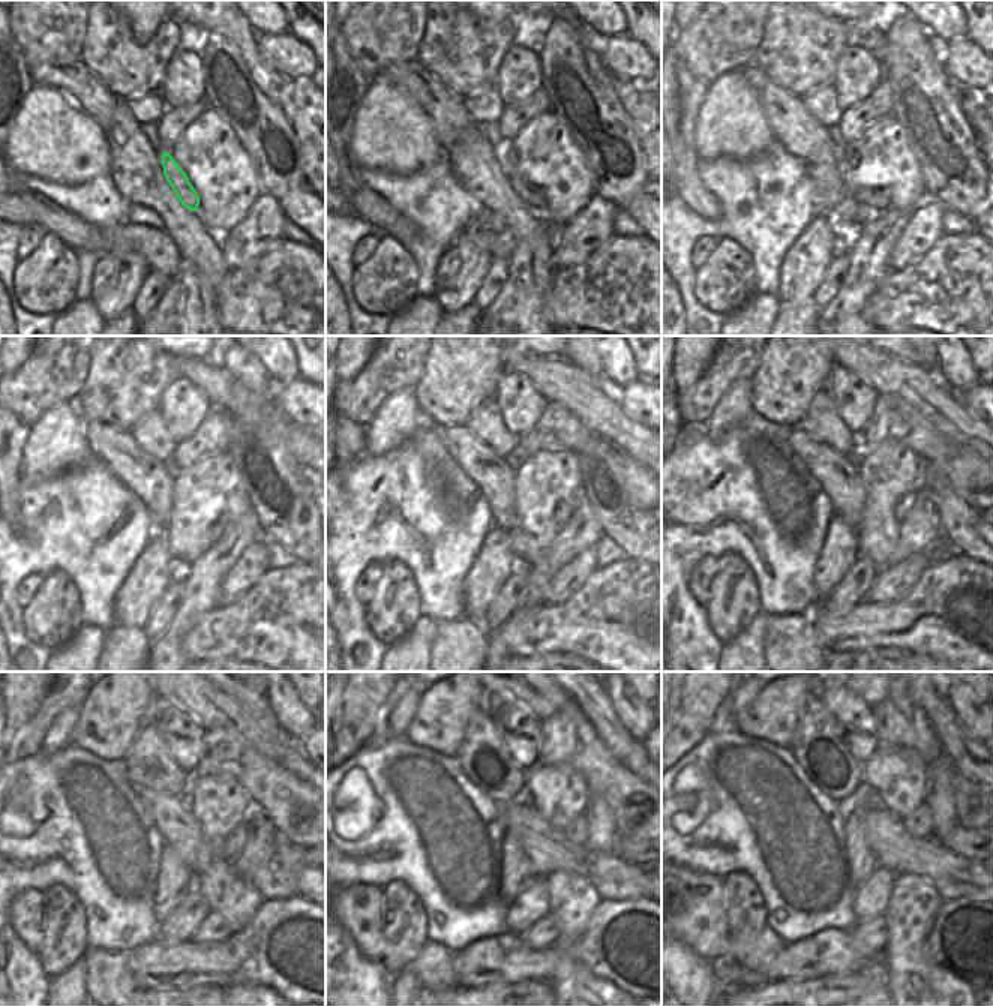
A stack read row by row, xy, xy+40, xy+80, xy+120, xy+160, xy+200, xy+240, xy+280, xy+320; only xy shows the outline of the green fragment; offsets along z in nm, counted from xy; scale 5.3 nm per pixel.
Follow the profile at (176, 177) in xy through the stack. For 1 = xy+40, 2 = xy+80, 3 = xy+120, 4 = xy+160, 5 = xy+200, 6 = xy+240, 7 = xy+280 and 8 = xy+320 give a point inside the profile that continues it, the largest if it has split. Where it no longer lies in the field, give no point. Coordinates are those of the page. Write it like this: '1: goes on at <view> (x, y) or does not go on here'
1: goes on at xy+40 (531, 195)
2: goes on at xy+80 (873, 200)
3: goes on at xy+120 (216, 529)
4: goes on at xy+160 (564, 511)
5: goes on at xy+200 (906, 502)
6: goes on at xy+240 (234, 843)
7: goes on at xy+280 (575, 834)
8: goes on at xy+320 (918, 823)

